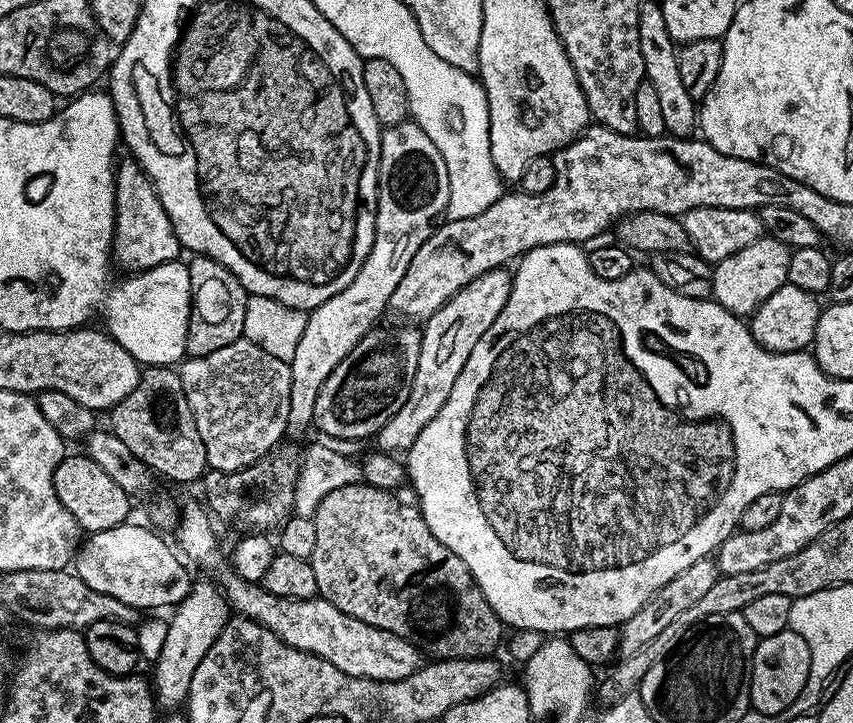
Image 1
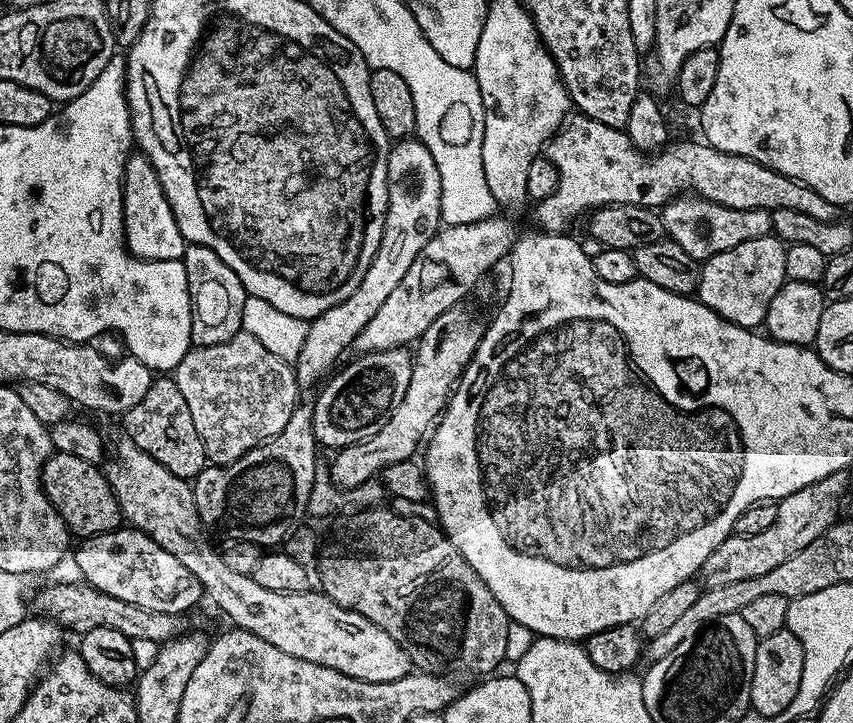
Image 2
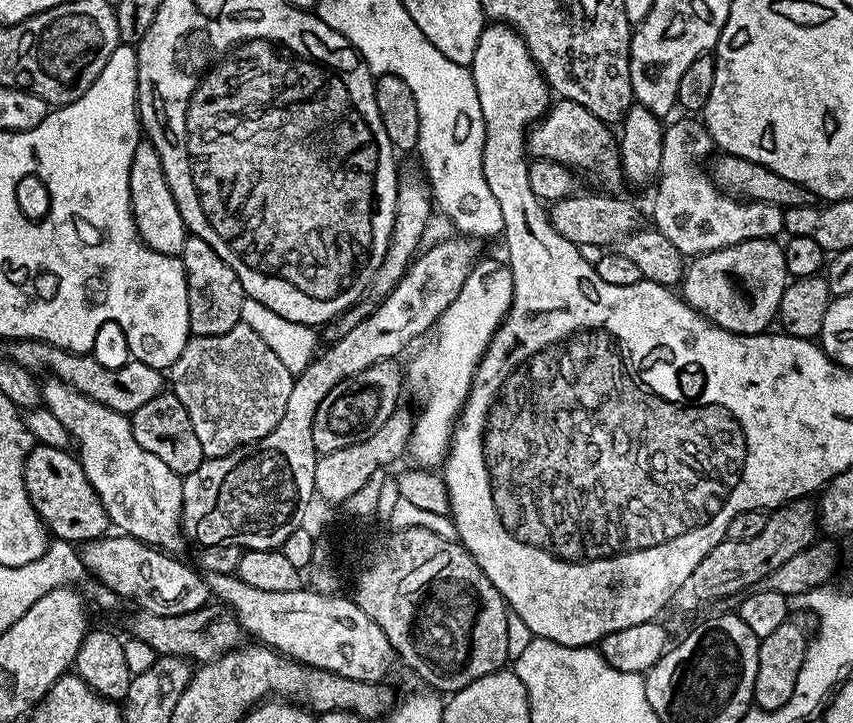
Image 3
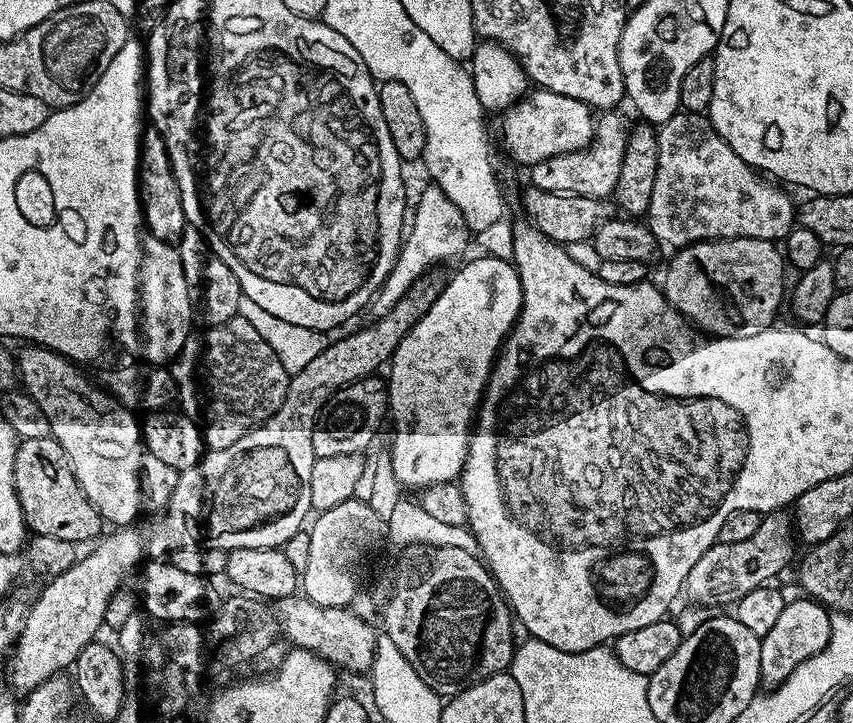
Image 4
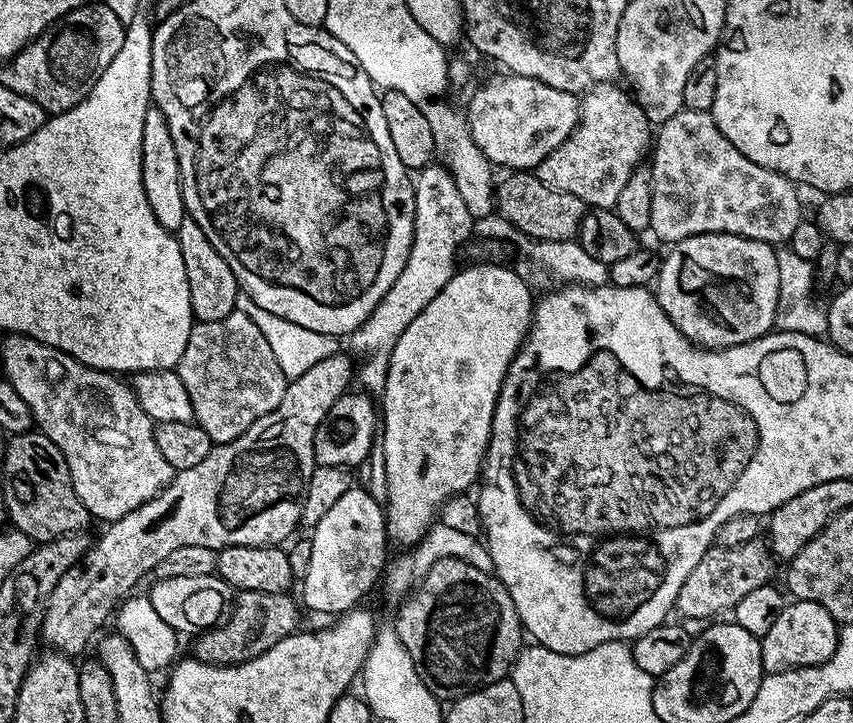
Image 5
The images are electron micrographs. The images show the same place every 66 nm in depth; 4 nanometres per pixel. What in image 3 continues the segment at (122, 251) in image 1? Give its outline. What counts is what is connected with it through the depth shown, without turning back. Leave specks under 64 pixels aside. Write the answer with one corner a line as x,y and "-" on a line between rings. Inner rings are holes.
147,138
140,139
134,150
134,162
130,162
130,198
132,217
142,242
158,254
183,257
190,233
178,210
178,202
174,202
170,182
166,182
162,158
158,158
158,150

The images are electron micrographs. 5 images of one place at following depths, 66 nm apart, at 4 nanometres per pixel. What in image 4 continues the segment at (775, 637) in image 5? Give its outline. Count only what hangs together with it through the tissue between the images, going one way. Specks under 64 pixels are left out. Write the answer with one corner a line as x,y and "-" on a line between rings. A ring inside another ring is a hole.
811,598
789,599
770,634
760,637
760,682
764,686
781,684
806,658
814,658
826,646
830,616
822,604

